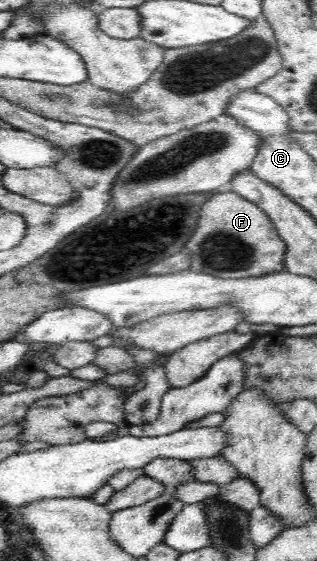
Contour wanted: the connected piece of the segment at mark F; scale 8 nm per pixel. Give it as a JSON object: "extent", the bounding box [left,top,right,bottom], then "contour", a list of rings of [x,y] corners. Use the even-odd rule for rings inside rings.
{"extent":[185,187,286,278],"contour":[[[226,187],[213,191],[201,209],[198,226],[185,244],[192,272],[199,271],[218,278],[246,278],[285,270],[286,243],[256,203]]]}

